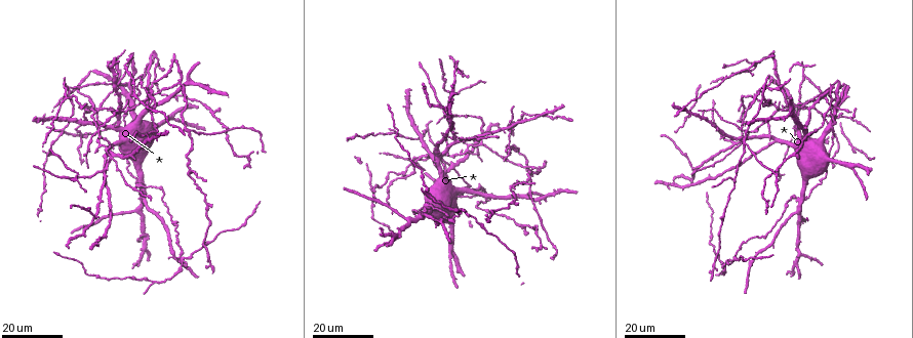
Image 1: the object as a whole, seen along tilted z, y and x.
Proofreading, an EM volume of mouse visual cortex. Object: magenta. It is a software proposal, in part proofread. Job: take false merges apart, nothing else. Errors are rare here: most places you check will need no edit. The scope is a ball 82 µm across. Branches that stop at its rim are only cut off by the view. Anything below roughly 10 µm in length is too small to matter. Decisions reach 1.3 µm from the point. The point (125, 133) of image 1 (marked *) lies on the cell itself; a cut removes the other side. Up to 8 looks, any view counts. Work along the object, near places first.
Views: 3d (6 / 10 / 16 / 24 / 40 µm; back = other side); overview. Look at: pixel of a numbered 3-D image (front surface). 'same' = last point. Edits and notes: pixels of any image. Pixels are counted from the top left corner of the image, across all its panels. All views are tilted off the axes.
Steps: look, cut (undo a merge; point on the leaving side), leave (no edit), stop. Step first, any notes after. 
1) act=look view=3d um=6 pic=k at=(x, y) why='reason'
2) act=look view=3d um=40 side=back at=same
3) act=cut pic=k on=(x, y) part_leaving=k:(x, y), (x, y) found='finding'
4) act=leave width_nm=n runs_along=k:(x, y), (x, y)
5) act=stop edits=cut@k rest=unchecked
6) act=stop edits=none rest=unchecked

act=look view=3d um=24 pic=1 at=(836, 109) why='branch point'

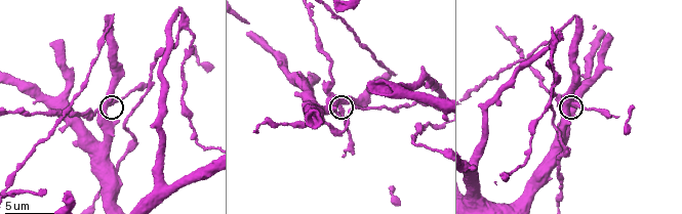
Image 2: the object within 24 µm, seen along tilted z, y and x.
act=look view=3d um=6 pic=2 at=(573, 102)

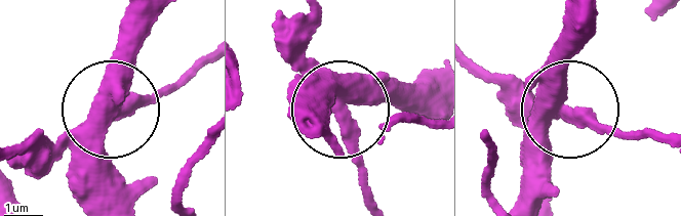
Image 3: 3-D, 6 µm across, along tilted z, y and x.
act=look view=3d um=6 side=back pic=3 at=(344, 113) why='from behind'

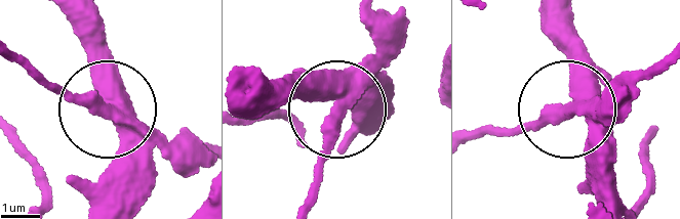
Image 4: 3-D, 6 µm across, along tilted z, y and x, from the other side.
act=leave side_arm_um=13 runs_along=4:(119, 207), (122, 157), (102, 20) found='all the same cell'

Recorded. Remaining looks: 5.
act=look view=3d um=24 pic=1 at=(99, 109) why='four arms meet'

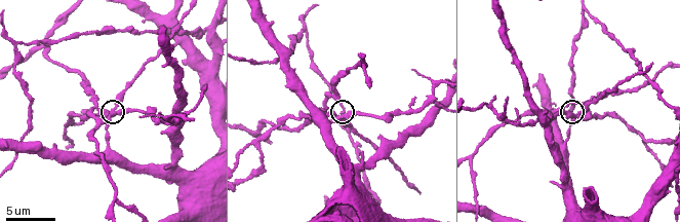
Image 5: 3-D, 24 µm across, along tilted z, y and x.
act=look view=3d um=10 pic=5 at=(338, 116) why='zoom in'

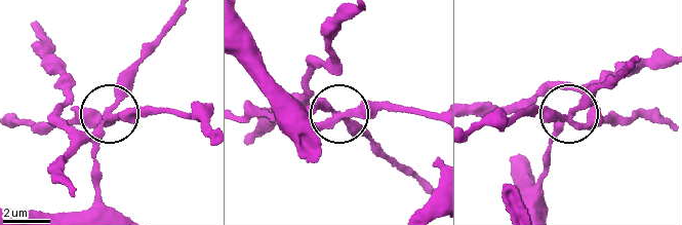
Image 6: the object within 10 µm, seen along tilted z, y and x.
act=leave arms=4 found='all the same cell'

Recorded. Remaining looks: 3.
act=look view=3d um=16 pic=1 at=(734, 180) why='four-way junction'

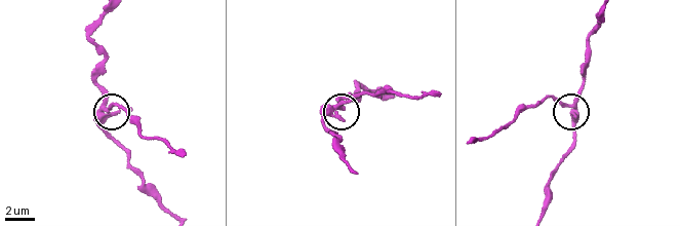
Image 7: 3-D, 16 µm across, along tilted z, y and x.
act=look view=3d um=10 pic=7 at=(341, 106)

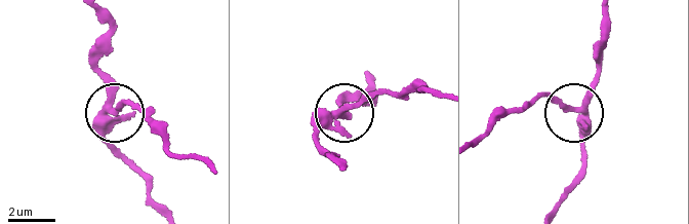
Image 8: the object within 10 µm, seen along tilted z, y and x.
act=leave width_nm=250 runs_along=8:(606, 19), (606, 44), (588, 99), (567, 110), (537, 97) found='continuous, no second cell'

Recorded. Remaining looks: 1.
act=stop edits=none rest=unchecked

